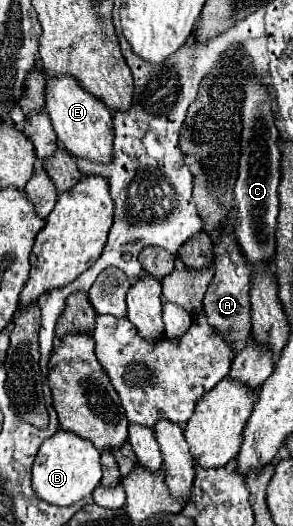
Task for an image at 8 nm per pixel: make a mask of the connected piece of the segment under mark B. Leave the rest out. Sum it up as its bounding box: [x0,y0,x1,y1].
[32,430,102,506]

